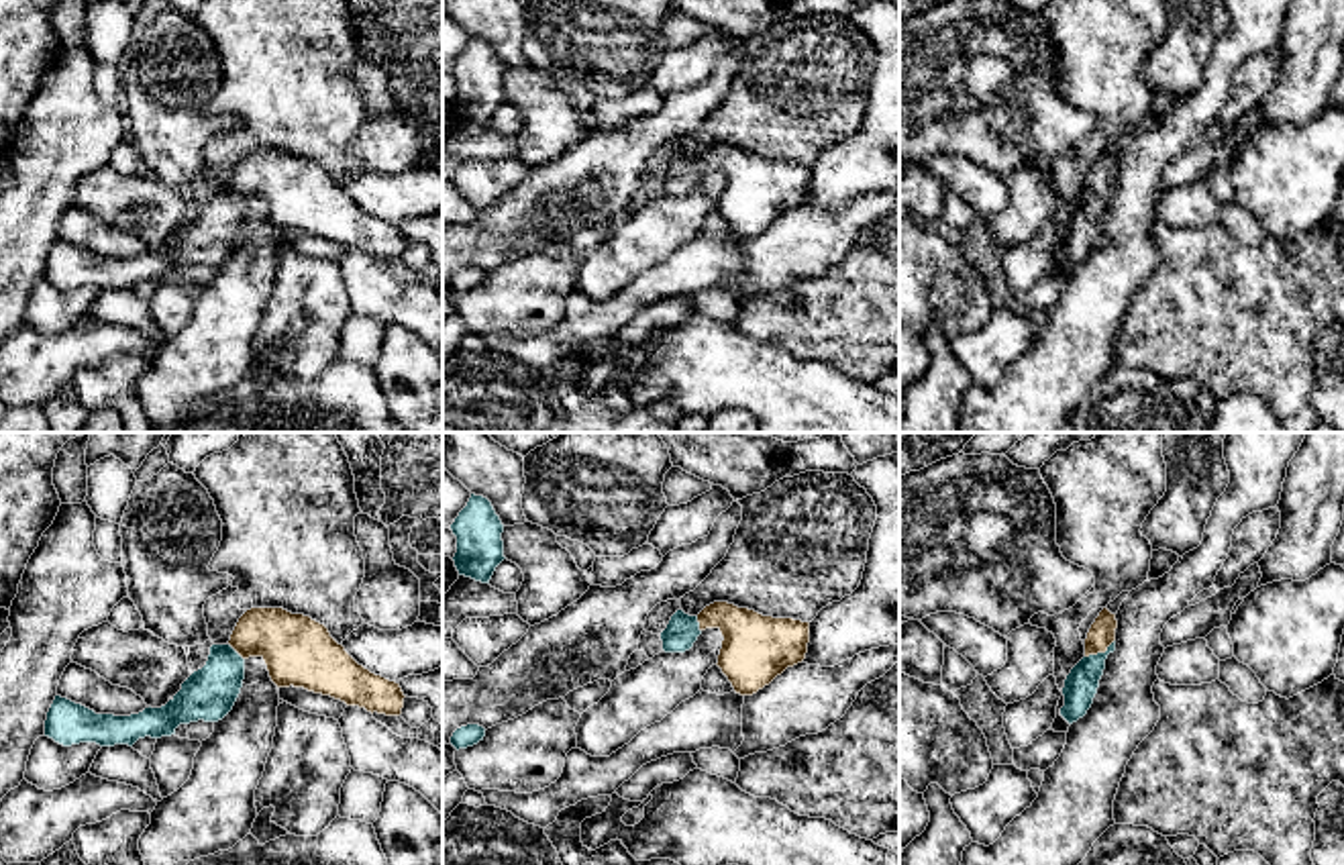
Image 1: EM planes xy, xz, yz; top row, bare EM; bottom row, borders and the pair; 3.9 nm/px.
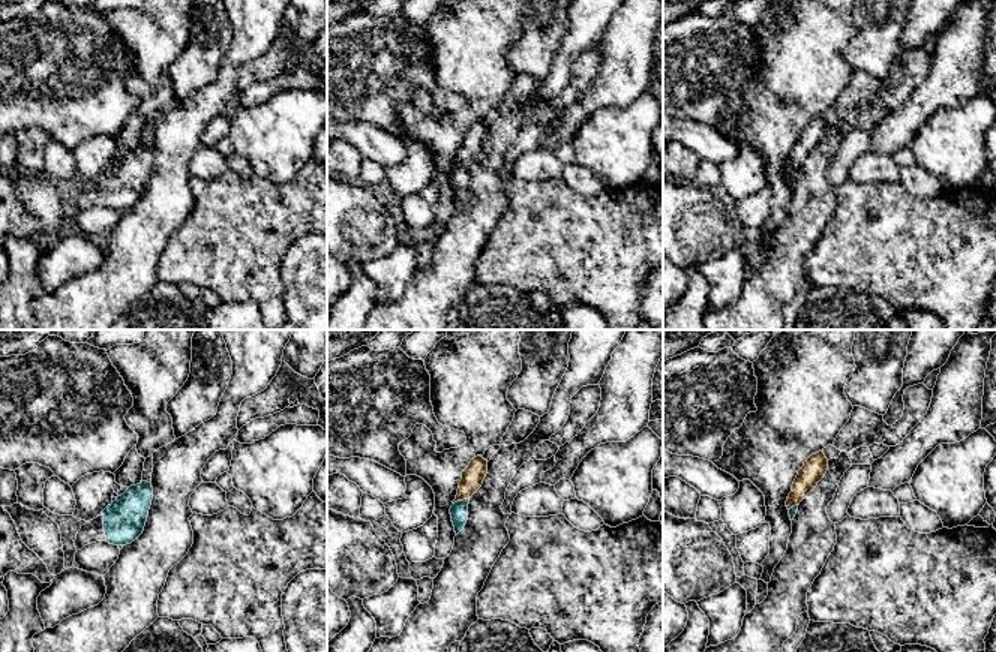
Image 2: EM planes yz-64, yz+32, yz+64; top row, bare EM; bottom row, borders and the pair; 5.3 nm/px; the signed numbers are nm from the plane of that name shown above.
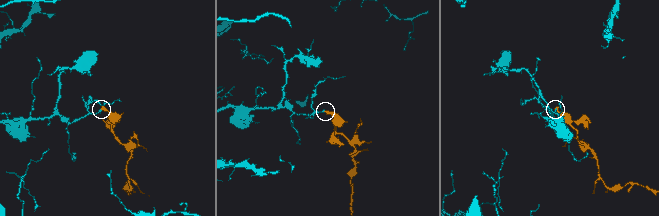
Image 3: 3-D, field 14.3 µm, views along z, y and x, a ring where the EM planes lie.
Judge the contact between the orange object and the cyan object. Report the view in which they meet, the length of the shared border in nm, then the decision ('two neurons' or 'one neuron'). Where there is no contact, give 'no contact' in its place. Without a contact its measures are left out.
yz | 140 nm | one neuron

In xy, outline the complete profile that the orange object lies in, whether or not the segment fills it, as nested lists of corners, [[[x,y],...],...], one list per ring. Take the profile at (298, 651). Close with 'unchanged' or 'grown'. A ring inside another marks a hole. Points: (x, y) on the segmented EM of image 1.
[[[251,608],[239,618],[230,641],[212,645],[206,665],[194,671],[165,706],[114,716],[96,714],[55,696],[47,712],[45,736],[63,747],[80,743],[133,747],[145,736],[171,736],[179,724],[218,722],[241,694],[249,657],[265,661],[277,688],[304,688],[371,714],[402,714],[406,696],[400,683],[359,665],[324,624],[283,608]]] | grown

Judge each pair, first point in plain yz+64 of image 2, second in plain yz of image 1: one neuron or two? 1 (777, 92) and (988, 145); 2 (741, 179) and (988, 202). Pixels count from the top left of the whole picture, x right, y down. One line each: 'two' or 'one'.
1: two
2: two

